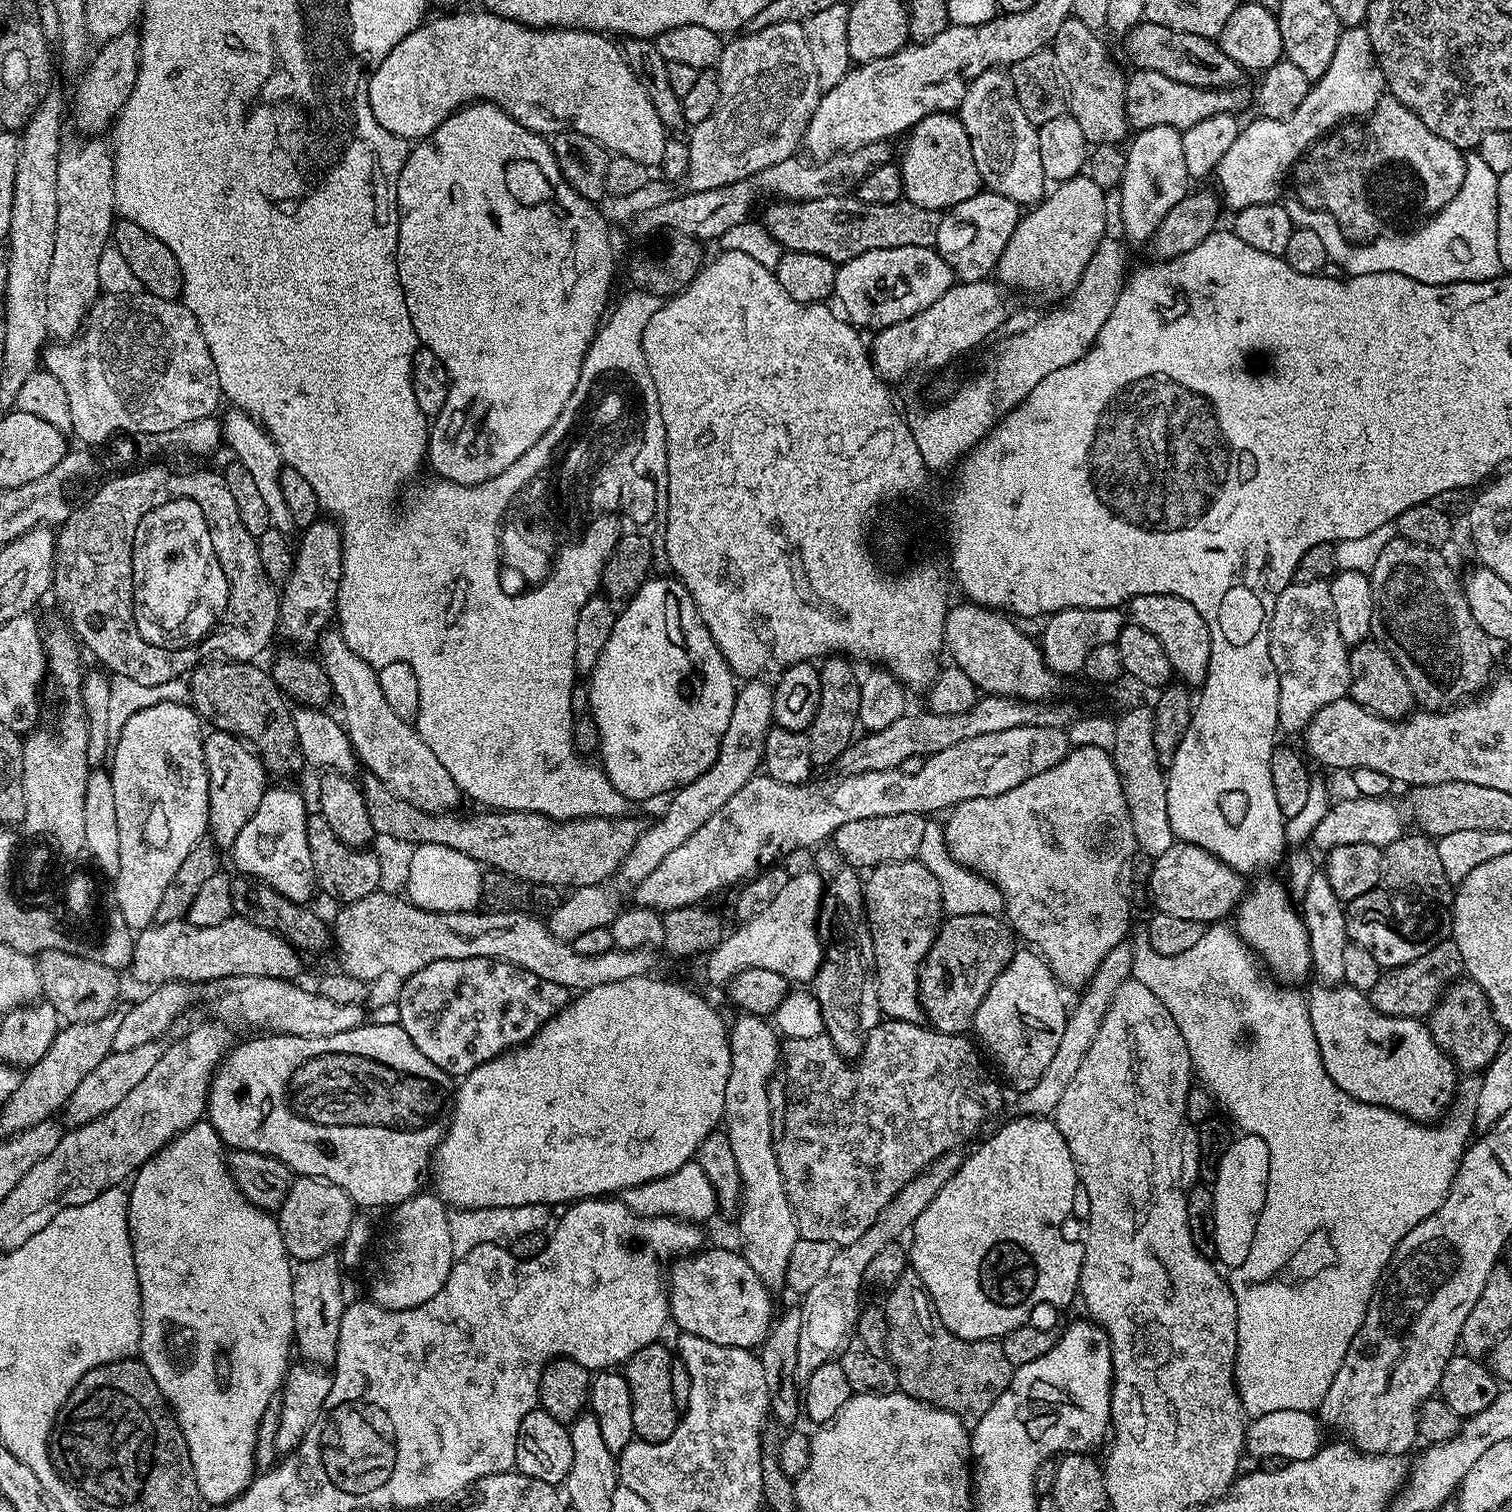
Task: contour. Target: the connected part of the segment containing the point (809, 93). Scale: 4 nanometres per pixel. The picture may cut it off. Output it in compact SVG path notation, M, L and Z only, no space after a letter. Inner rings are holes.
M778 22L777 25L766 26L757 32L745 31L740 35L732 38L737 40L729 39L720 55L718 106L714 106L714 114L710 114L710 118L691 129L692 140L687 141L686 181L688 180L689 184L687 187L694 192L724 187L738 180L749 179L764 167L772 167L783 159L793 157L795 148L801 147L810 118L822 95L803 33L803 23Z

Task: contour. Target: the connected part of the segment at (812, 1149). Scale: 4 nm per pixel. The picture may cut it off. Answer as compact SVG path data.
M881 1019L872 1027L866 1036L866 1052L868 1048L868 1076L860 1068L851 1068L843 1060L841 1049L833 1042L832 1037L821 1034L812 1038L788 1038L782 1044L782 1076L788 1079L788 1105L784 1108L784 1129L779 1129L776 1142L776 1157L780 1173L784 1179L784 1189L788 1195L790 1206L796 1215L796 1227L805 1240L824 1240L833 1246L849 1246L866 1234L866 1230L878 1218L887 1204L899 1194L905 1183L917 1175L916 1163L928 1166L945 1151L944 1148L952 1140L952 1135L963 1126L992 1095L996 1092L996 1084L988 1073L986 1065L980 1061L976 1053L977 1045L967 1040L967 1035L951 1032L938 1032L923 1023L911 1024L905 1020Z

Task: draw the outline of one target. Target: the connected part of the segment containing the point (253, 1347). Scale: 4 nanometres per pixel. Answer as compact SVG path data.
M201 1122L190 1126L181 1136L176 1136L161 1152L152 1155L131 1177L132 1189L126 1193L128 1201L128 1233L132 1239L132 1257L136 1267L136 1281L140 1283L140 1346L139 1359L154 1378L176 1421L180 1423L186 1446L190 1450L190 1462L194 1466L194 1478L198 1482L201 1501L205 1505L221 1506L241 1496L254 1479L260 1423L272 1400L277 1399L294 1356L294 1294L292 1293L293 1261L284 1249L279 1219L271 1211L253 1206L236 1187L229 1165L220 1155L226 1145L212 1129L211 1124Z

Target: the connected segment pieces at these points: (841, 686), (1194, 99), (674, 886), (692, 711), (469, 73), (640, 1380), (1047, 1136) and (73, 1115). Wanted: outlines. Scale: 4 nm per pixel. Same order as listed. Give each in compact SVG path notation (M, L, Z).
M833 654L819 665L822 694L818 702L818 714L814 714L814 722L807 730L810 738L810 758L816 766L836 762L858 732L860 680L855 670L847 663L851 664L847 659Z
M1136 70L1127 77L1124 86L1124 101L1129 125L1133 129L1153 128L1154 126L1170 126L1185 129L1194 126L1194 122L1202 122L1202 118L1210 118L1223 112L1235 113L1236 96L1234 91L1225 88L1199 88L1188 86L1186 82L1174 82L1174 78L1166 78L1166 74L1158 74L1154 70Z
M1011 724L1006 730L994 730L993 732L986 732L966 738L964 742L958 742L958 746L950 746L946 750L929 755L924 761L922 770L916 774L908 774L900 771L899 767L886 770L870 770L869 773L858 773L856 775L843 775L840 781L833 786L829 792L823 792L820 788L812 788L811 783L807 784L783 784L774 778L770 778L767 774L757 774L750 778L750 782L746 786L742 786L739 797L741 799L748 798L748 818L742 820L737 825L732 822L731 817L724 817L717 821L713 821L697 832L696 836L688 844L684 844L684 848L680 848L679 852L675 850L663 860L653 872L635 885L634 892L636 892L635 903L637 905L654 908L657 912L663 914L674 910L675 908L684 908L687 904L700 904L703 901L703 896L708 896L711 892L716 892L719 888L724 888L727 884L739 885L741 882L747 881L750 877L751 871L764 859L776 854L780 856L784 854L787 848L808 848L811 844L820 844L824 839L831 837L838 830L838 826L842 826L846 822L852 822L858 818L880 818L882 816L889 816L890 814L914 814L919 812L921 814L929 814L928 812L943 813L949 806L961 801L969 800L970 798L978 798L979 796L997 796L998 794L1006 794L1006 790L1014 790L1014 786L1018 786L1022 782L1026 782L1030 778L1034 778L1034 774L1042 774L1046 770L1050 770L1050 766L1058 766L1058 762L1062 762L1068 757L1070 751L1070 743L1068 733L1063 727L1055 724Z
M649 578L645 580L631 600L619 609L614 622L614 630L610 630L610 638L606 638L606 646L598 658L596 668L590 673L592 685L588 688L586 703L591 711L592 721L596 723L596 729L600 735L598 760L614 788L629 802L652 800L655 796L662 795L663 792L675 793L685 784L694 782L699 776L706 774L706 770L710 770L710 766L720 754L720 743L726 734L726 728L730 726L730 718L734 714L734 702L738 691L737 677L734 675L732 667L726 662L726 658L722 658L706 622L702 622L698 606L686 590L686 586L680 583L679 579L671 579L655 580L655 578Z
M456 10L451 14L437 15L440 16L437 20L430 21L431 19L429 19L427 22L421 23L420 27L414 29L410 34L406 34L406 38L402 38L402 42L394 45L387 58L373 70L372 75L368 79L368 104L372 107L374 118L380 125L386 130L390 130L395 136L400 136L403 140L412 142L417 138L429 136L446 117L457 112L459 108L483 102L485 104L493 104L495 108L502 109L507 116L514 118L522 126L529 128L531 132L555 134L571 130L594 138L609 153L625 156L626 158L634 158L634 162L645 166L653 166L652 164L656 164L656 166L663 165L664 150L670 143L669 133L666 131L662 120L658 118L658 110L654 110L654 102L650 102L642 82L632 72L632 67L624 63L621 49L617 45L615 48L611 44L613 41L607 35L598 32L581 32L578 28L549 28L547 30L527 28L525 24L519 24L513 20L506 20L501 16L495 16L495 14L487 10L479 11L464 12Z
M657 1342L639 1348L623 1365L624 1377L628 1379L630 1386L630 1398L632 1399L632 1431L639 1439L657 1444L670 1434L674 1434L677 1424L682 1416L675 1406L673 1387L671 1385L671 1364L673 1353L663 1348L663 1343Z
M1017 1115L1017 1120L1004 1124L977 1152L972 1152L962 1160L959 1168L950 1177L934 1200L926 1206L926 1210L918 1215L918 1218L911 1226L910 1237L912 1236L912 1252L910 1248L910 1268L917 1279L920 1280L924 1289L933 1300L938 1318L958 1338L967 1340L995 1340L1003 1338L1007 1332L1020 1328L1023 1324L1033 1319L1032 1311L1040 1308L1043 1304L1053 1304L1056 1308L1064 1308L1078 1296L1080 1287L1080 1262L1084 1259L1083 1243L1067 1240L1064 1237L1063 1224L1067 1222L1072 1207L1078 1200L1078 1177L1076 1175L1076 1163L1070 1154L1070 1146L1066 1146L1066 1138L1058 1130L1055 1119L1047 1115Z
M155 1040L146 1042L146 1046L134 1046L134 1050L112 1051L102 1058L102 1062L98 1062L98 1066L94 1066L94 1070L90 1070L82 1082L78 1082L67 1104L63 1106L62 1112L68 1115L69 1125L89 1124L91 1120L105 1116L110 1109L118 1106L118 1102L122 1102L122 1098L126 1098L126 1094L130 1094L130 1090L134 1090L134 1086L138 1086L138 1082L142 1082L142 1078L146 1078L154 1066L158 1066L165 1049L160 1040Z

